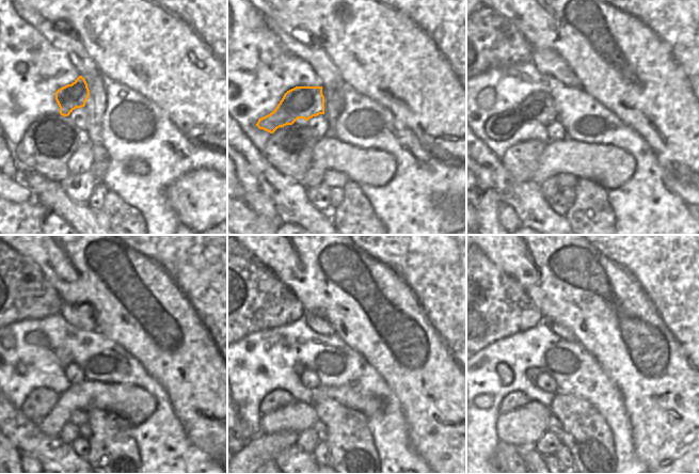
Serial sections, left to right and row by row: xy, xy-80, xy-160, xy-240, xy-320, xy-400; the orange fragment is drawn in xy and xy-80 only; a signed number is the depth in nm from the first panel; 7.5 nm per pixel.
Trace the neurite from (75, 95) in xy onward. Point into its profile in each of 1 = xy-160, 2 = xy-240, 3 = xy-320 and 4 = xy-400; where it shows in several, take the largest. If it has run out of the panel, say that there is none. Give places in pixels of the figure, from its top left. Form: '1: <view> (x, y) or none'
1: xy-160 (539, 106)
2: xy-240 (65, 359)
3: xy-320 (299, 369)
4: xy-400 (531, 374)

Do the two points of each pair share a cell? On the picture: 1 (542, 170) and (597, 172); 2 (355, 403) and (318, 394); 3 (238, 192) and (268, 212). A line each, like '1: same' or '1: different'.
1: same
2: same
3: same

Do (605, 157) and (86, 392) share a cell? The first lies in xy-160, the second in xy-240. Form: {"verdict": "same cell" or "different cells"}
{"verdict": "same cell"}

